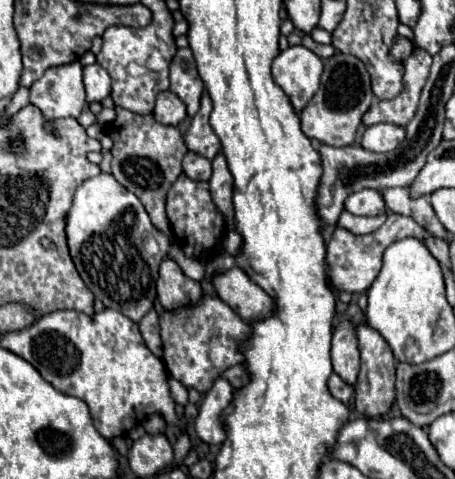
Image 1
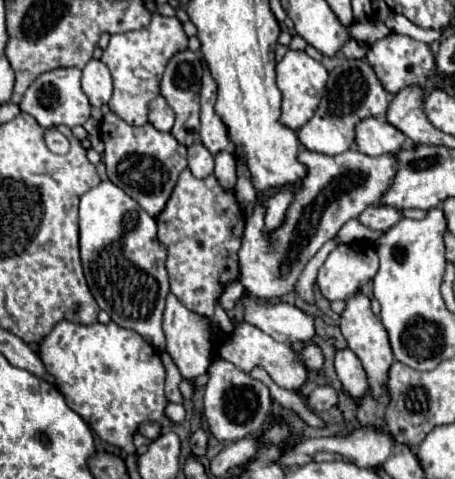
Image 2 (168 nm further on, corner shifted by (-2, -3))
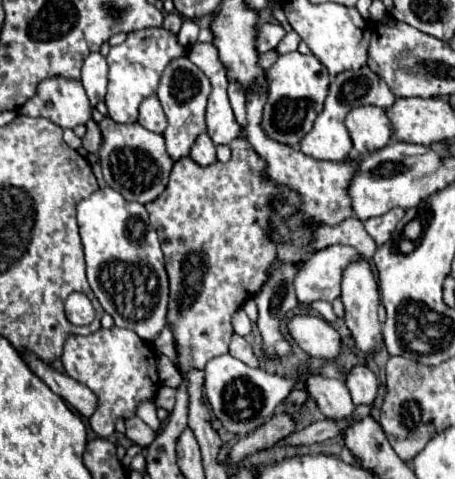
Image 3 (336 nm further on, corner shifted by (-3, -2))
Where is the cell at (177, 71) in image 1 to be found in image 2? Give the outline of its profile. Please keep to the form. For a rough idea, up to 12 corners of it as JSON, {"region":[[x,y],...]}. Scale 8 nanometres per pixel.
{"region":[[200,55],[166,65],[162,97],[176,113],[172,135],[186,147],[200,129]]}

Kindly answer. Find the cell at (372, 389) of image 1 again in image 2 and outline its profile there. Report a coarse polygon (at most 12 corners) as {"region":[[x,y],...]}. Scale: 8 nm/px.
{"region":[[368,297],[346,301],[340,329],[380,399],[394,359]]}

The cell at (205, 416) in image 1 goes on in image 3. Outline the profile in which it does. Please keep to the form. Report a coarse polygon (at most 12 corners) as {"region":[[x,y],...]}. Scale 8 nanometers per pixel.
{"region":[[231,354],[205,366],[213,414],[251,434],[299,376],[251,368]]}

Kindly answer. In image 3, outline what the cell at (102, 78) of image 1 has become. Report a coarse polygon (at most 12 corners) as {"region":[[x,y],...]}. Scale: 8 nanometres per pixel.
{"region":[[99,52],[85,58],[81,84],[91,106],[107,92],[107,60]]}

